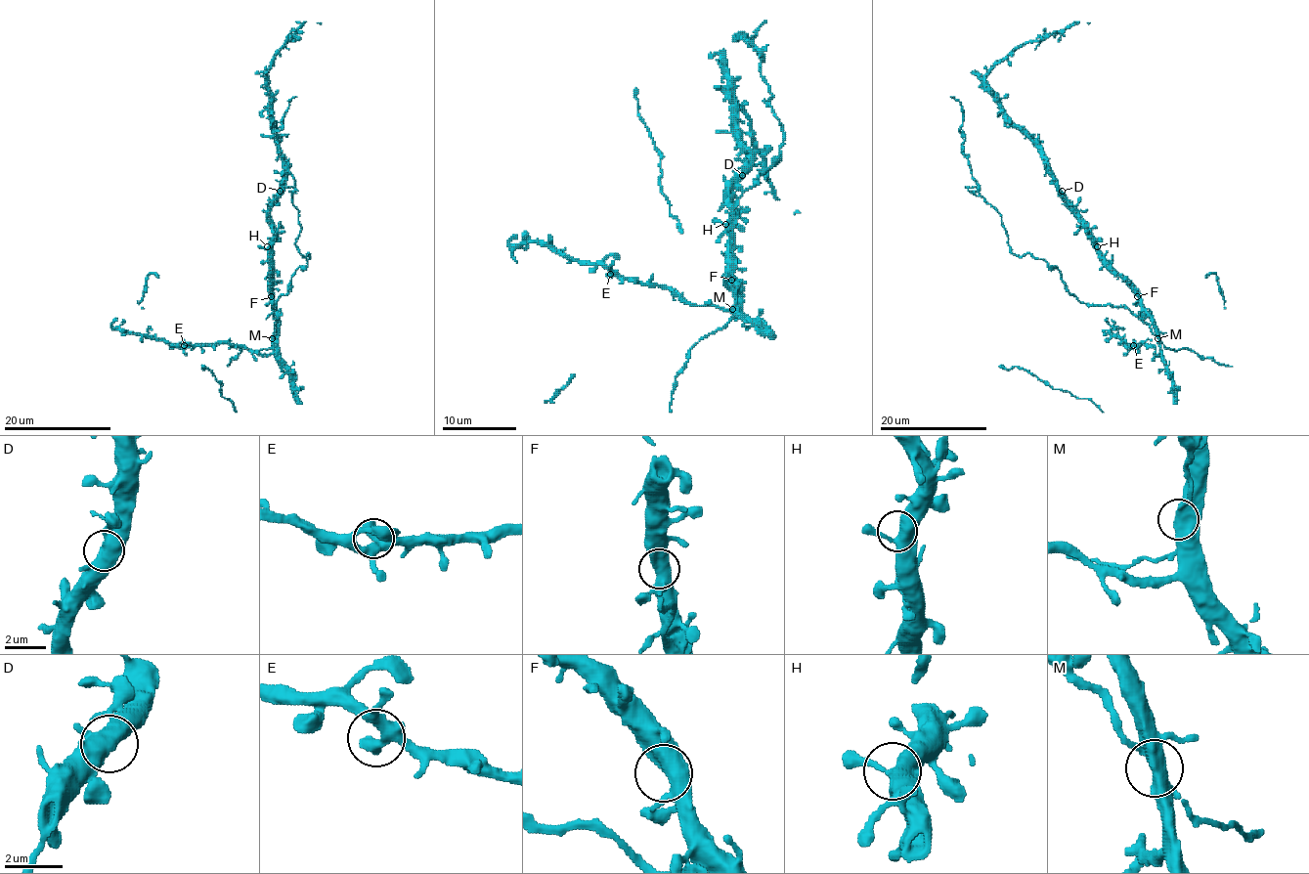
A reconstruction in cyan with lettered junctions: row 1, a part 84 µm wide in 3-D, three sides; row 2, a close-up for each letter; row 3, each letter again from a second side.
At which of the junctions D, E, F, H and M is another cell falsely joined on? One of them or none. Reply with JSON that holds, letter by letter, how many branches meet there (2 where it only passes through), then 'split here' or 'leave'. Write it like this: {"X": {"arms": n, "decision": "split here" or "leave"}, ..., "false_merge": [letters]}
{"D": {"arms": 3, "decision": "leave"}, "E": {"arms": 3, "decision": "leave"}, "F": {"arms": 3, "decision": "leave"}, "H": {"arms": 3, "decision": "leave"}, "M": {"arms": 3, "decision": "leave"}, "false_merge": []}

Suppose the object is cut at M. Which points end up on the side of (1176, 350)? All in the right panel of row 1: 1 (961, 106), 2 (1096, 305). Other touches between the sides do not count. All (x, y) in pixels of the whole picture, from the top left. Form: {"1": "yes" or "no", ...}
{"1": "yes", "2": "yes"}

